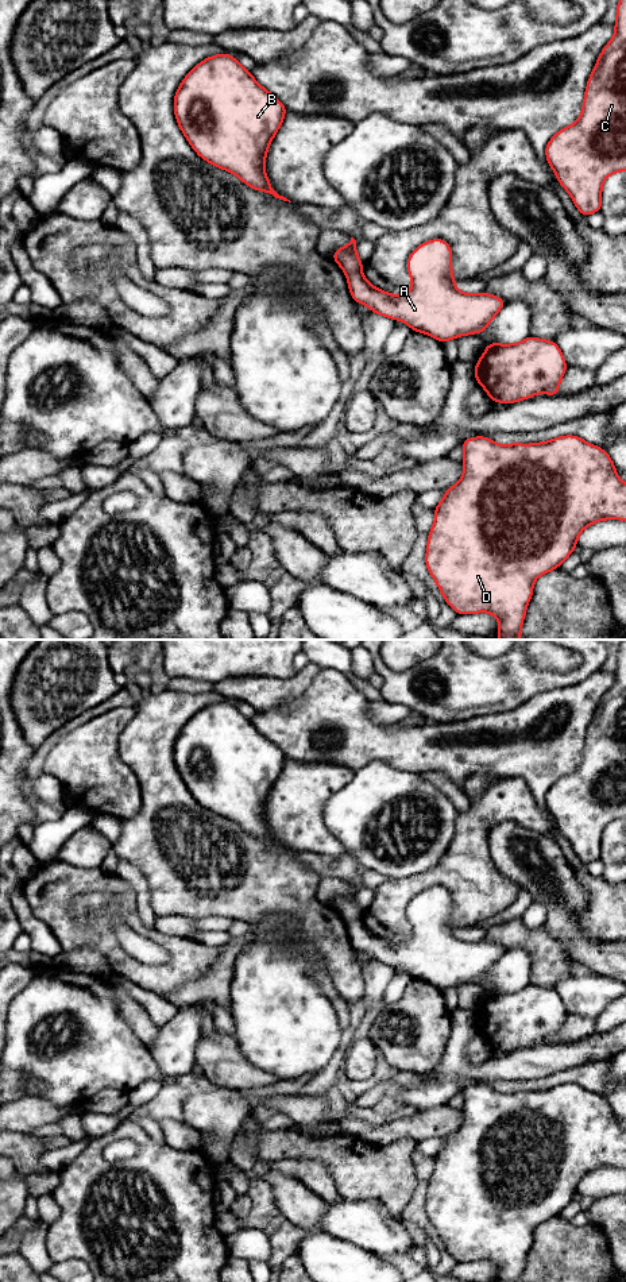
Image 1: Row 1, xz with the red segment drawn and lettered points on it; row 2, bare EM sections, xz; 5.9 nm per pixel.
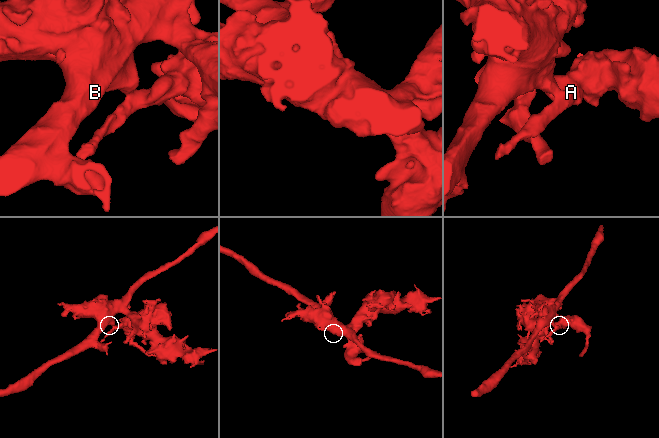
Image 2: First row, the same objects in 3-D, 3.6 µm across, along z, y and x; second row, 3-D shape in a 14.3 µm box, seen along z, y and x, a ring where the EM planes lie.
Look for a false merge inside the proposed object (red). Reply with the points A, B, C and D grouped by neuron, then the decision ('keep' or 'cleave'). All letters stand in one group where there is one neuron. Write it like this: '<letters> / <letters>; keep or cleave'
A D / B C; cleave

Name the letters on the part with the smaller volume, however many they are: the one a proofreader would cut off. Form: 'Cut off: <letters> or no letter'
Cut off: A, D

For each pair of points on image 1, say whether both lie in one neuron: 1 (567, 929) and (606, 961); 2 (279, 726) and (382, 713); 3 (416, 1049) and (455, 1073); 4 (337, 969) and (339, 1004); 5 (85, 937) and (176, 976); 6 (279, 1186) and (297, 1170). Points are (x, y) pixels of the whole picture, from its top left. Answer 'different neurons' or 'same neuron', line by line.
1: same neuron
2: different neurons
3: different neurons
4: different neurons
5: same neuron
6: different neurons

